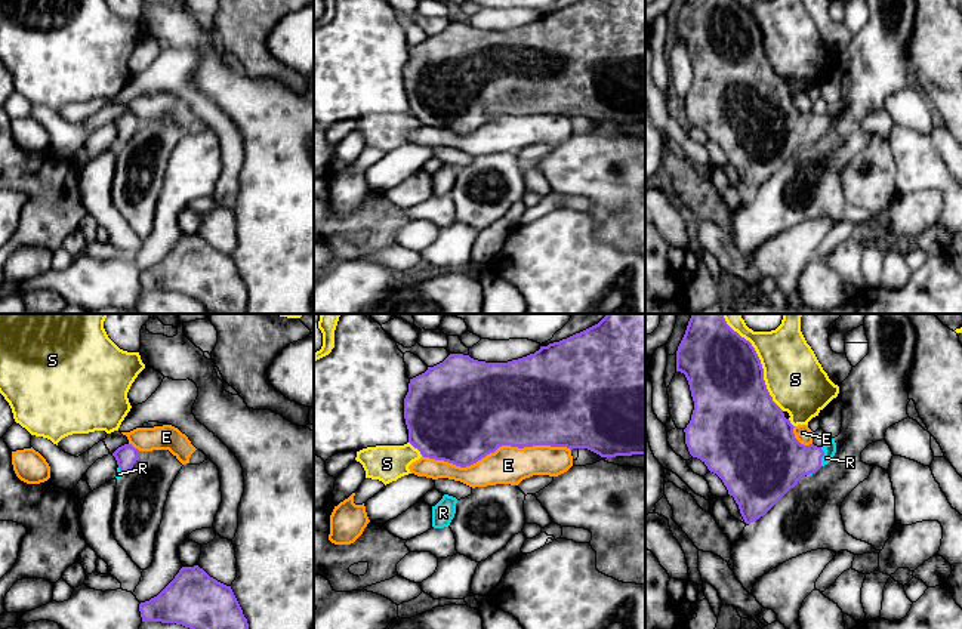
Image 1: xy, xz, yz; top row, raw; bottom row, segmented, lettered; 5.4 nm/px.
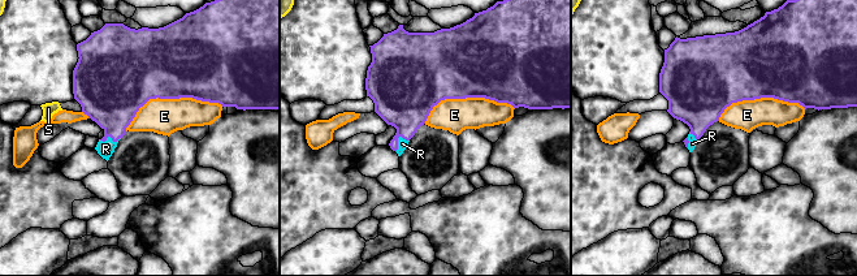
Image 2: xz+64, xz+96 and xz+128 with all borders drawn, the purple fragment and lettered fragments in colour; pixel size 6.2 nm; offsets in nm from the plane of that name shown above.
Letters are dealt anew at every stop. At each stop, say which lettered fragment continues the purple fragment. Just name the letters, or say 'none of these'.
R

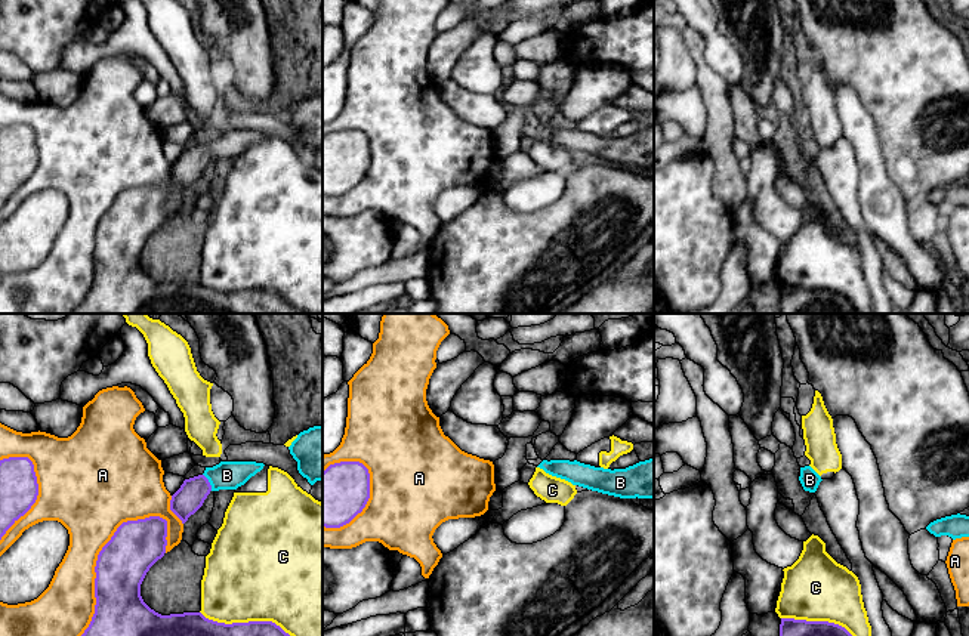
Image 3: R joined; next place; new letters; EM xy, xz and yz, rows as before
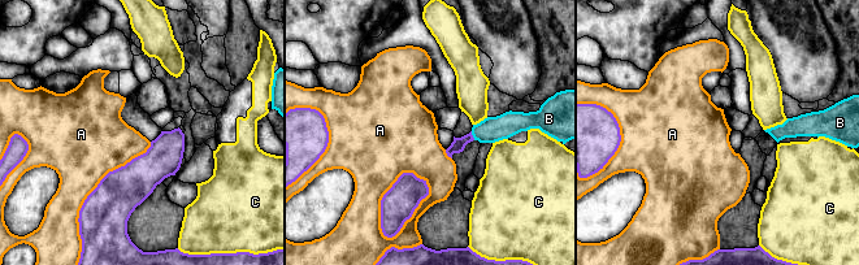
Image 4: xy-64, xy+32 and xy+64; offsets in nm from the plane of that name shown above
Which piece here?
B

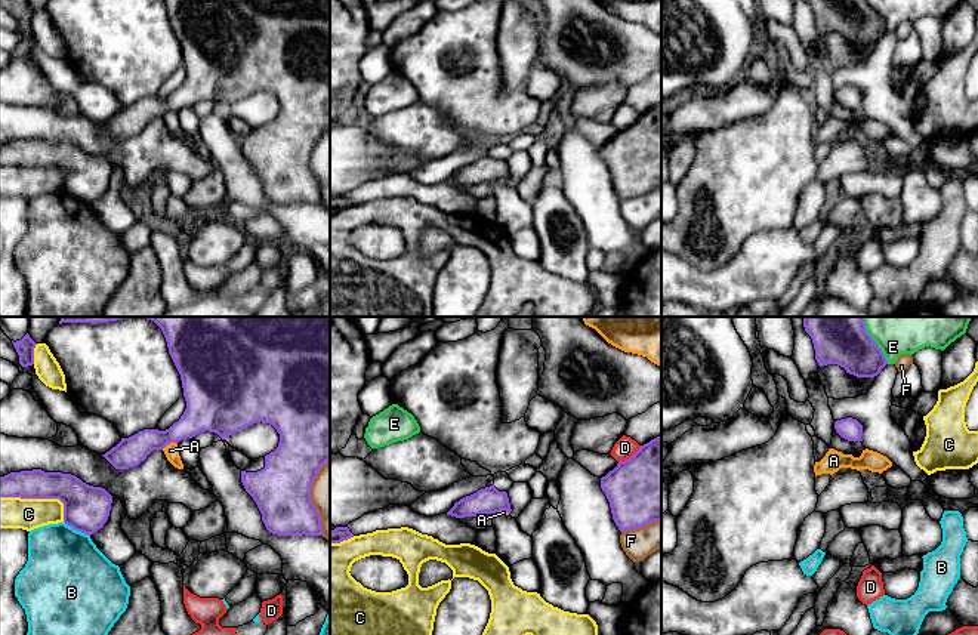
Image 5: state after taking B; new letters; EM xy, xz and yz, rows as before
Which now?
none of these

